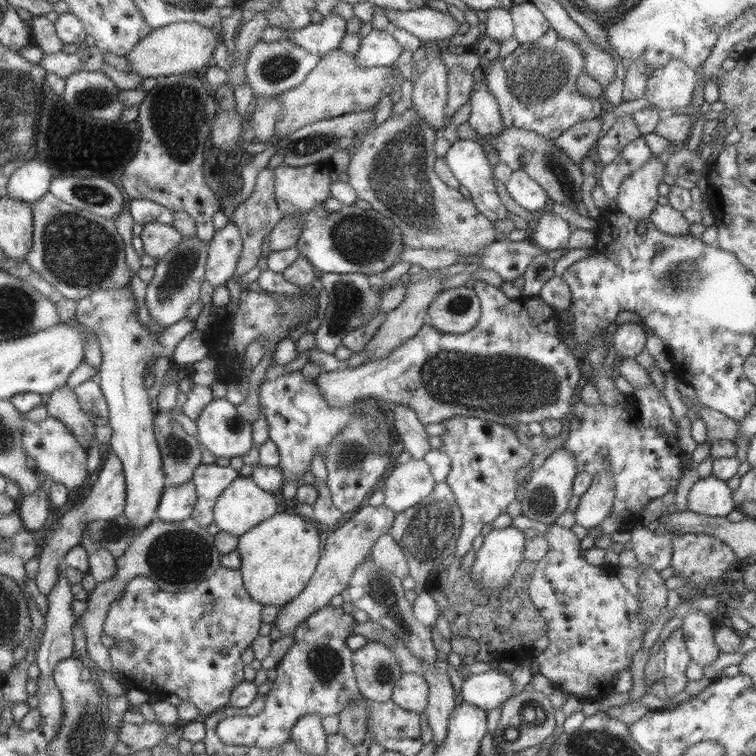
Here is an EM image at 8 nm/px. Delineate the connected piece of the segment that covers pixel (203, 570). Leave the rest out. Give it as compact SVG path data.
M155 516L145 528L137 532L123 554L114 558L113 578L96 583L88 593L85 611L75 619L74 631L83 630L88 658L101 670L112 674L108 648L101 644L99 636L110 604L123 592L129 580L136 576L149 577L167 594L177 590L190 591L215 572L220 565L219 558L220 554L214 548L214 536L210 536L207 529L199 526L190 516L181 521L161 521Z

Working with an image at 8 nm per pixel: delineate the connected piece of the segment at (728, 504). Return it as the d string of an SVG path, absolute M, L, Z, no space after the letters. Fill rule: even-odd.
M712 474L699 478L686 496L686 510L707 516L727 516L734 509L731 488Z

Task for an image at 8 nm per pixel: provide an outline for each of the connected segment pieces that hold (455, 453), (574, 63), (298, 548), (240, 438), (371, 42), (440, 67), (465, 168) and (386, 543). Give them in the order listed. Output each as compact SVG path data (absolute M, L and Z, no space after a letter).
M455 416L443 420L447 432L438 436L441 441L439 450L445 452L450 458L450 469L446 475L445 483L449 485L457 507L461 511L460 534L456 541L455 556L463 556L472 548L473 539L480 534L481 527L486 522L492 522L505 513L505 508L515 497L515 474L519 468L525 466L531 460L533 452L521 444L513 432L513 427L497 424L488 420L473 418L471 416Z
M547 28L537 40L519 44L502 62L493 60L484 78L487 88L497 101L502 124L523 128L543 136L545 140L552 140L576 122L597 117L601 106L588 101L576 90L575 79L584 68L581 51L583 50L577 44L567 38L561 38L553 28Z
M279 509L238 538L238 569L251 599L262 605L283 607L303 590L317 566L321 552L317 527L312 520Z
M225 397L211 400L194 421L198 442L216 458L237 458L255 445L251 439L251 423L237 415L236 406Z
M371 29L359 42L359 48L354 53L358 66L362 68L371 67L393 67L402 52L401 46L393 39L390 29Z
M421 41L425 48L424 58L427 60L425 70L419 77L412 81L411 107L415 113L438 132L439 125L445 117L445 105L447 105L446 78L448 69L441 63L439 52L443 48L435 48L431 41Z
M457 139L449 145L444 160L453 176L469 191L470 201L485 218L491 222L503 220L507 216L507 210L499 200L492 180L492 169L483 152L483 146L472 139Z
M381 534L370 549L371 559L385 571L403 579L408 576L408 564L400 545L388 534Z

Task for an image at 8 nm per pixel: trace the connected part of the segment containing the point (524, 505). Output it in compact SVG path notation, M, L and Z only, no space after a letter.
M565 444L551 451L543 464L531 473L531 478L525 484L520 501L522 515L527 516L529 520L553 524L555 519L567 508L569 498L574 495L572 493L572 482L575 474L577 474L575 458L565 448Z

